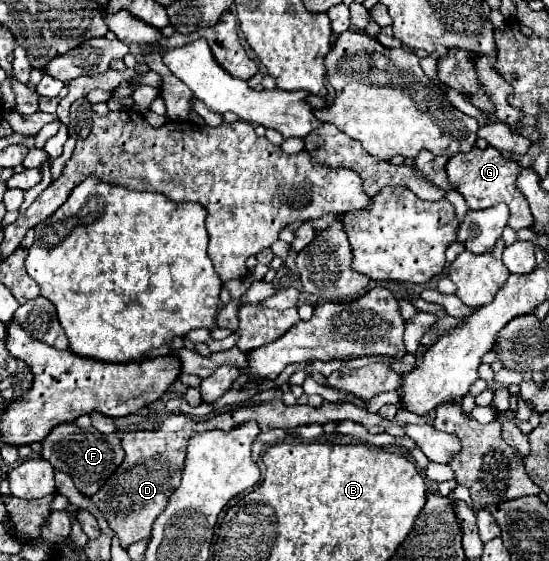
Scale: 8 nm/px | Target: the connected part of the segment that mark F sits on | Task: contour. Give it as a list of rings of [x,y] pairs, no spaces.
[[[60,423],[50,431],[50,435],[42,441],[42,451],[44,459],[50,461],[50,465],[56,471],[64,471],[72,477],[76,489],[82,495],[92,497],[98,493],[98,489],[104,485],[104,481],[116,471],[116,467],[122,463],[122,445],[118,435],[104,435],[98,433],[98,429],[78,429],[74,423]]]

